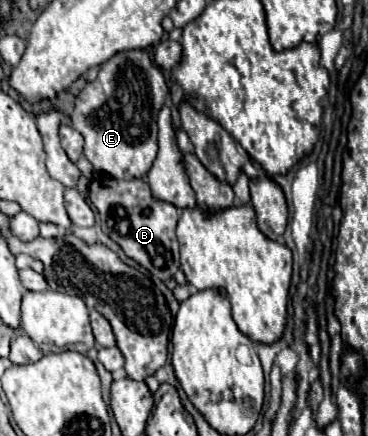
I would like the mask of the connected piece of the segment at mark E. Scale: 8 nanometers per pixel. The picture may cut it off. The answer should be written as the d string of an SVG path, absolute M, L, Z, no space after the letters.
M139 49L121 51L101 65L97 79L87 83L85 89L75 99L75 109L71 115L73 129L77 129L85 139L83 153L97 171L107 173L115 179L125 179L125 181L143 179L147 175L157 155L157 113L159 113L159 107L165 103L167 91L169 89L161 69L153 65L153 61L145 51L139 51Z

